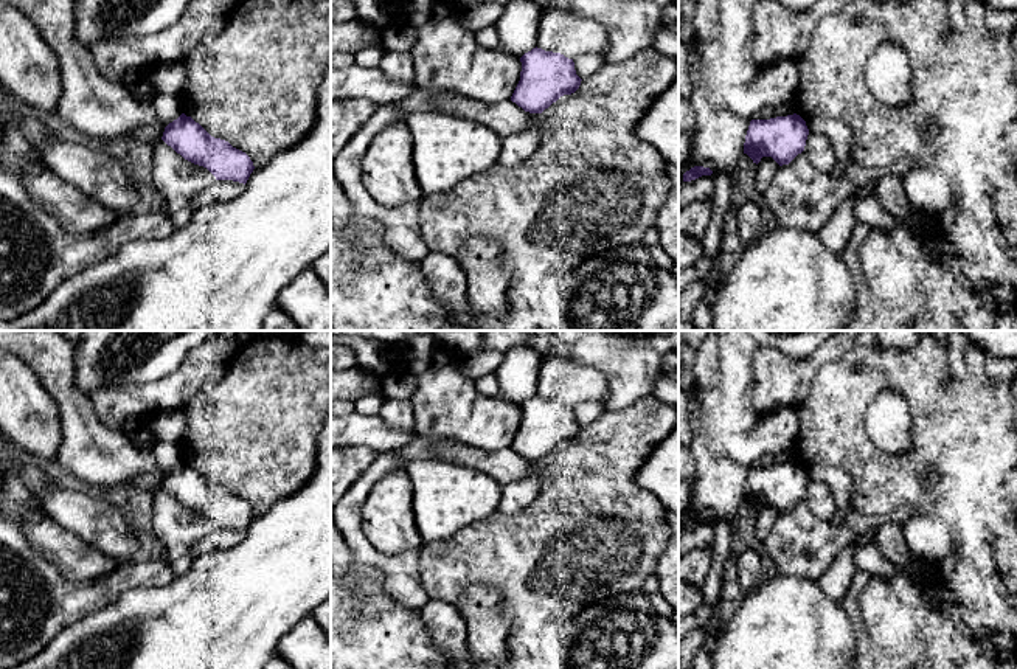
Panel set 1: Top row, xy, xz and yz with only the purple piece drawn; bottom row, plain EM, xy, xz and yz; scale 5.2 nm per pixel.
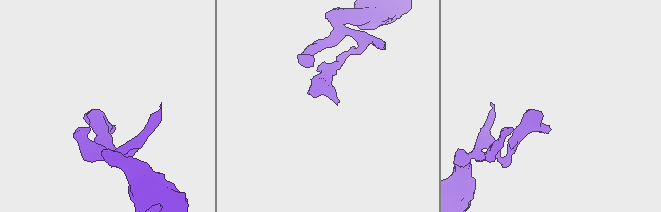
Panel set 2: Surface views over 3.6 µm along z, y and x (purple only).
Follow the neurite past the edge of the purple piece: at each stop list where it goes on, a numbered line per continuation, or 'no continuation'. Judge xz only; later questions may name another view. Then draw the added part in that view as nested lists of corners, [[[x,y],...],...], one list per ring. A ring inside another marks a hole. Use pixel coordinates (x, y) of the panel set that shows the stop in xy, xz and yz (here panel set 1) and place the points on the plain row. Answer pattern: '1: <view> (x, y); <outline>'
no continuation

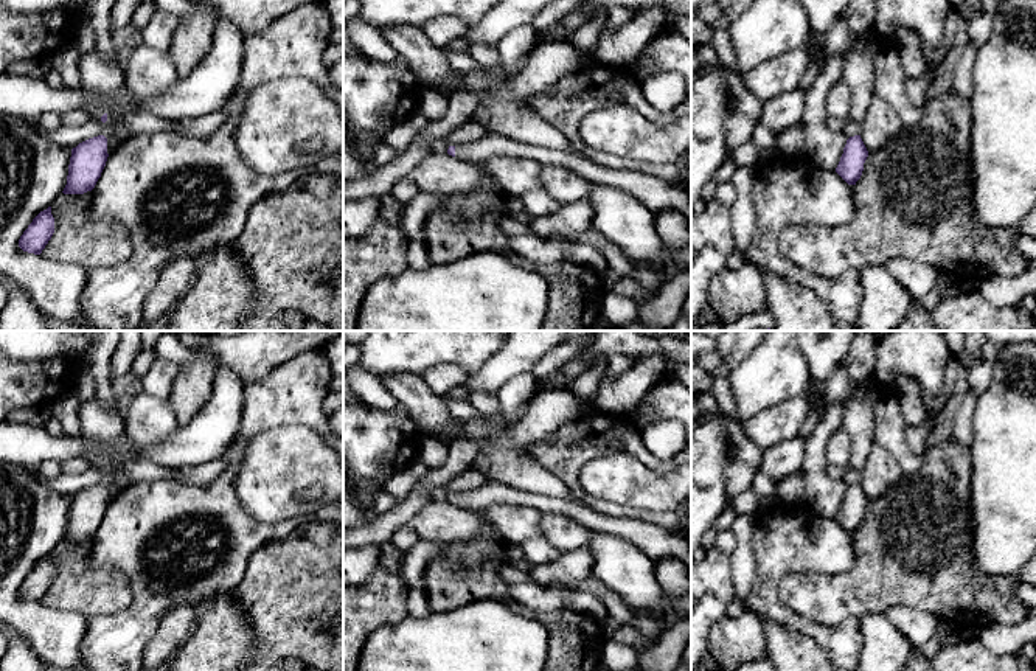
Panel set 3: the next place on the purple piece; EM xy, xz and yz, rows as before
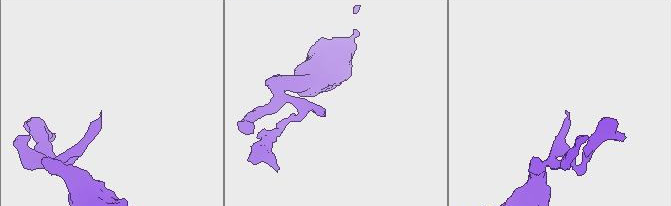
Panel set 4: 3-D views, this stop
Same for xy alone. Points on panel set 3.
1: xy (104, 424); [[[93,396],[90,401],[81,404],[79,419],[82,435],[99,443],[89,461],[96,469],[101,469],[101,464],[106,461],[107,469],[116,472],[116,478],[107,486],[109,503],[129,485],[176,480],[176,468],[134,458],[129,454],[124,454],[120,460],[113,460],[106,454],[106,446],[126,436],[124,419],[116,404],[106,407],[99,402],[98,396]]]

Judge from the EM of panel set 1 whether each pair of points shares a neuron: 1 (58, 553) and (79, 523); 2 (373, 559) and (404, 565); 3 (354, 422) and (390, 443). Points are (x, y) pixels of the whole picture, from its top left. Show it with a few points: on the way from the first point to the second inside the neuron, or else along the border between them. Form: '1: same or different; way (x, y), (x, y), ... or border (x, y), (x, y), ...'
1: different; border (48, 516), (104, 553)
2: same; way (381, 561), (396, 565)
3: same; way (364, 430), (371, 430), (381, 436)

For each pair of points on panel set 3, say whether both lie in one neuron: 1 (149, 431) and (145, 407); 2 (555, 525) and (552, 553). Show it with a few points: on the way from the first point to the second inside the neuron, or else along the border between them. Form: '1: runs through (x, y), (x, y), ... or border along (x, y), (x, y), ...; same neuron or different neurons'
1: runs through (148, 424), (146, 413); same neuron
2: border along (541, 535), (561, 553); different neurons

